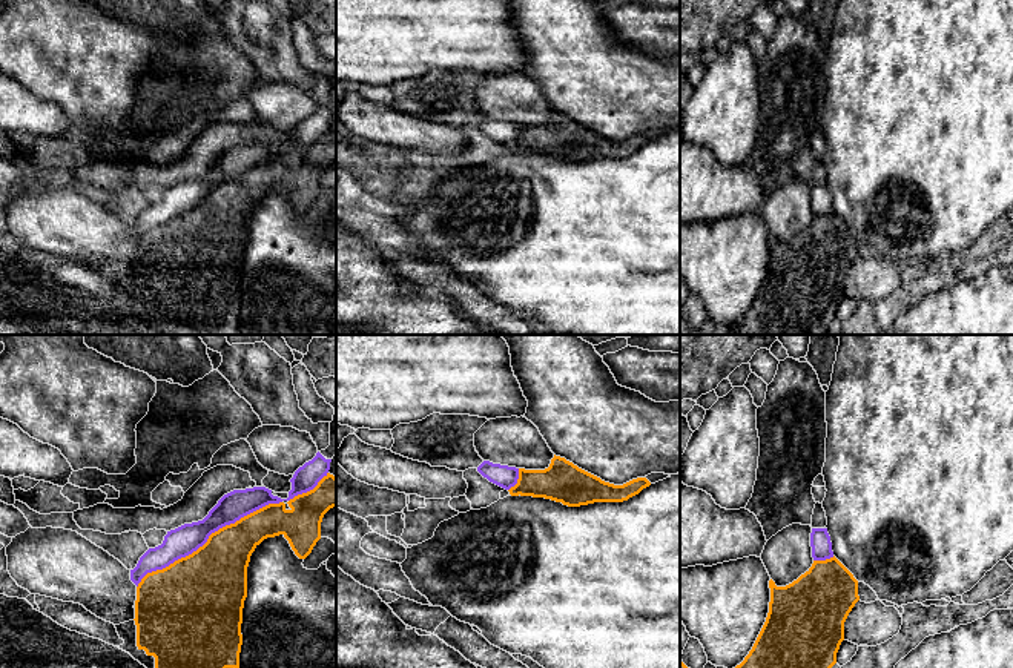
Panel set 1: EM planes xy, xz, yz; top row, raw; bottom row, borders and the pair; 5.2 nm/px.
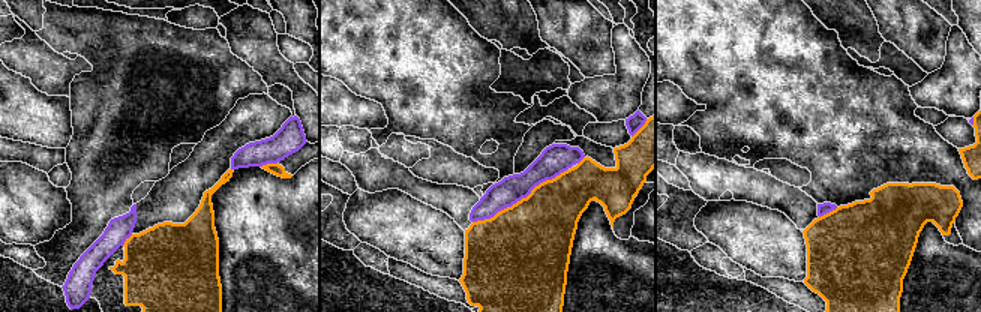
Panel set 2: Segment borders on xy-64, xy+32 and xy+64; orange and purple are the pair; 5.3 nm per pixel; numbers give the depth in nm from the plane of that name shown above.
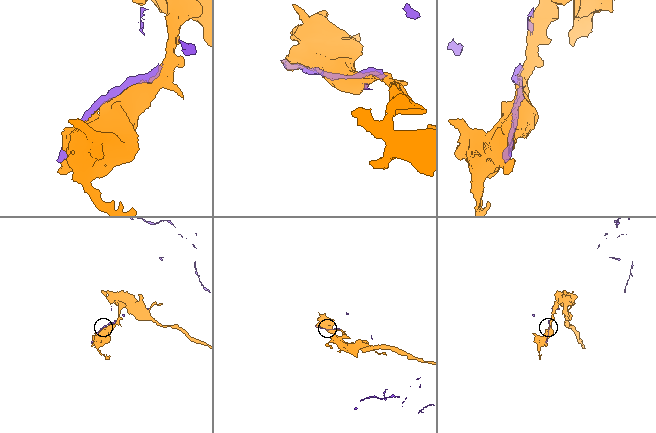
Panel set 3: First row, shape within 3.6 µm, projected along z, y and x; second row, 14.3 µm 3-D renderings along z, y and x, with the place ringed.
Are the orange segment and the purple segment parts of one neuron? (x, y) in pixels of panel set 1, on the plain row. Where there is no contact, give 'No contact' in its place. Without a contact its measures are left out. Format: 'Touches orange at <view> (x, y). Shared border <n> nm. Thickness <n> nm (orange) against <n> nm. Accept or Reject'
Touches orange at xy (207, 195). Shared border 900 nm. Thickness 400 nm (orange) against 160 nm. Reject

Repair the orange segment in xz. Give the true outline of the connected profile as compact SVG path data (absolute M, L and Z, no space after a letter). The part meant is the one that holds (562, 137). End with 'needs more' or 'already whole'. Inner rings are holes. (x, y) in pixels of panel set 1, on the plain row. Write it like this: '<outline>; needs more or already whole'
M556 112L545 126L519 124L519 135L508 147L511 152L533 152L580 163L594 158L623 158L638 150L651 138L646 134L614 141Z; already whole

